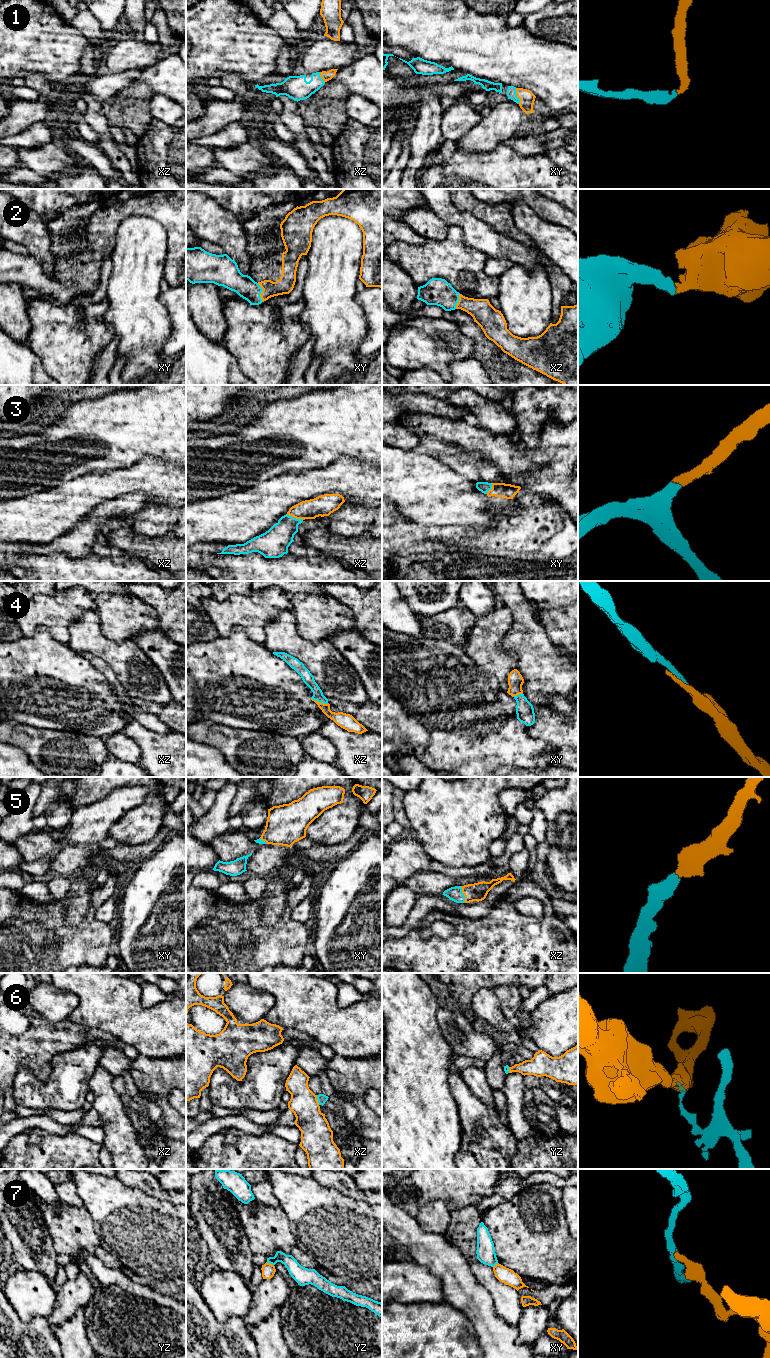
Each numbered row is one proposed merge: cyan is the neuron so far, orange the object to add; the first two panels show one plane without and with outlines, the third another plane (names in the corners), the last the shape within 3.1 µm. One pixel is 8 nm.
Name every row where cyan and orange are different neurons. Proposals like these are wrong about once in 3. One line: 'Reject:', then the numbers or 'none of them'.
Reject: 6, 7

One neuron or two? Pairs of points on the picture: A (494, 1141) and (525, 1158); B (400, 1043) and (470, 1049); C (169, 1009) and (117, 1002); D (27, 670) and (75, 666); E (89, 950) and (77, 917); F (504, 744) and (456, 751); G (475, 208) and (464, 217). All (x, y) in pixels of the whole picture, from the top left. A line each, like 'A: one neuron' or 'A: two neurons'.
A: two neurons
B: two neurons
C: one neuron
D: one neuron
E: two neurons
F: one neuron
G: two neurons

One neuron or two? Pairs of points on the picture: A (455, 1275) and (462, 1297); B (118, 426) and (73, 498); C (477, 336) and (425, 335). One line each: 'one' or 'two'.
A: one
B: two
C: two

